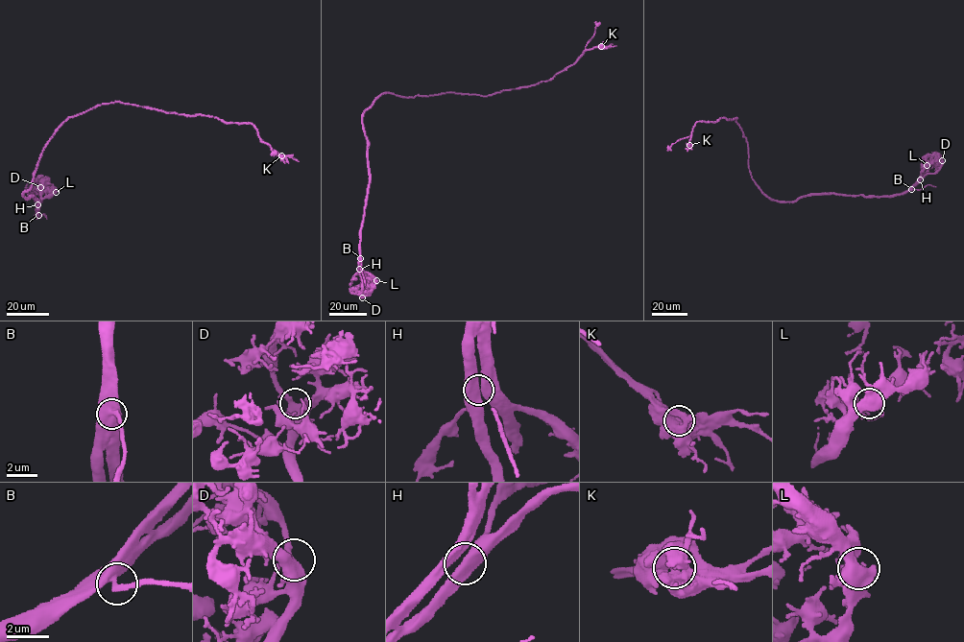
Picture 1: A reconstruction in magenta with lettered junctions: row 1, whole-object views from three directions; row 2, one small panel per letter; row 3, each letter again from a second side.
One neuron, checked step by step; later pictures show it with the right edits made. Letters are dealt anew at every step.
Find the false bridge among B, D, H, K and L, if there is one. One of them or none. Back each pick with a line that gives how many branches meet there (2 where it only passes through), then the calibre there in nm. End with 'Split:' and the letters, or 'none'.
K: 1 | 1050 nm
Split: K

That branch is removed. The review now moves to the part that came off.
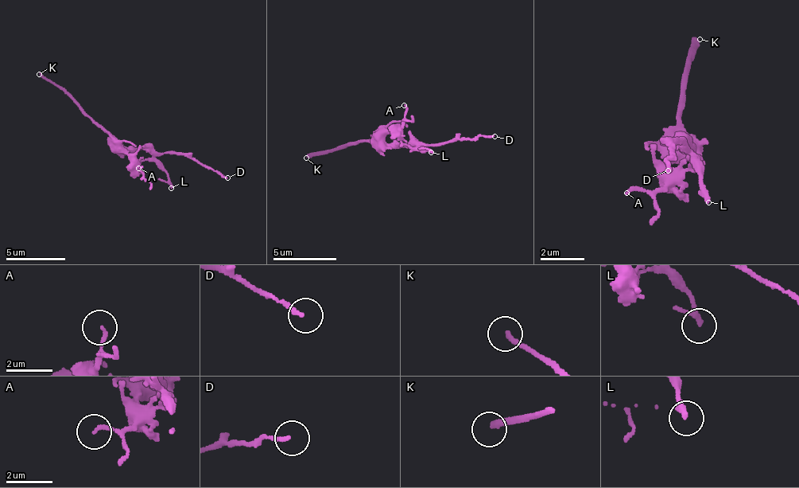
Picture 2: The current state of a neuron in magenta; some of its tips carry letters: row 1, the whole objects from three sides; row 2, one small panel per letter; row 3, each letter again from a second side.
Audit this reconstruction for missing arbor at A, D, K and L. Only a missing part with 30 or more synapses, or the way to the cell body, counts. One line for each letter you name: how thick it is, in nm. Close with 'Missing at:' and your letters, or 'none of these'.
K: calibre 240 nm
Missing at: K

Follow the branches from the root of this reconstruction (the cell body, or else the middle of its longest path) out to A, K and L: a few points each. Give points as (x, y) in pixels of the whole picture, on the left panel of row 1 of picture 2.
A: (125, 148), (133, 154), (136, 164), (143, 169), (138, 168)
K: (125, 148), (122, 148), (62, 90), (39, 74)
L: (125, 148), (140, 160), (152, 160), (168, 176), (168, 185), (171, 188)

